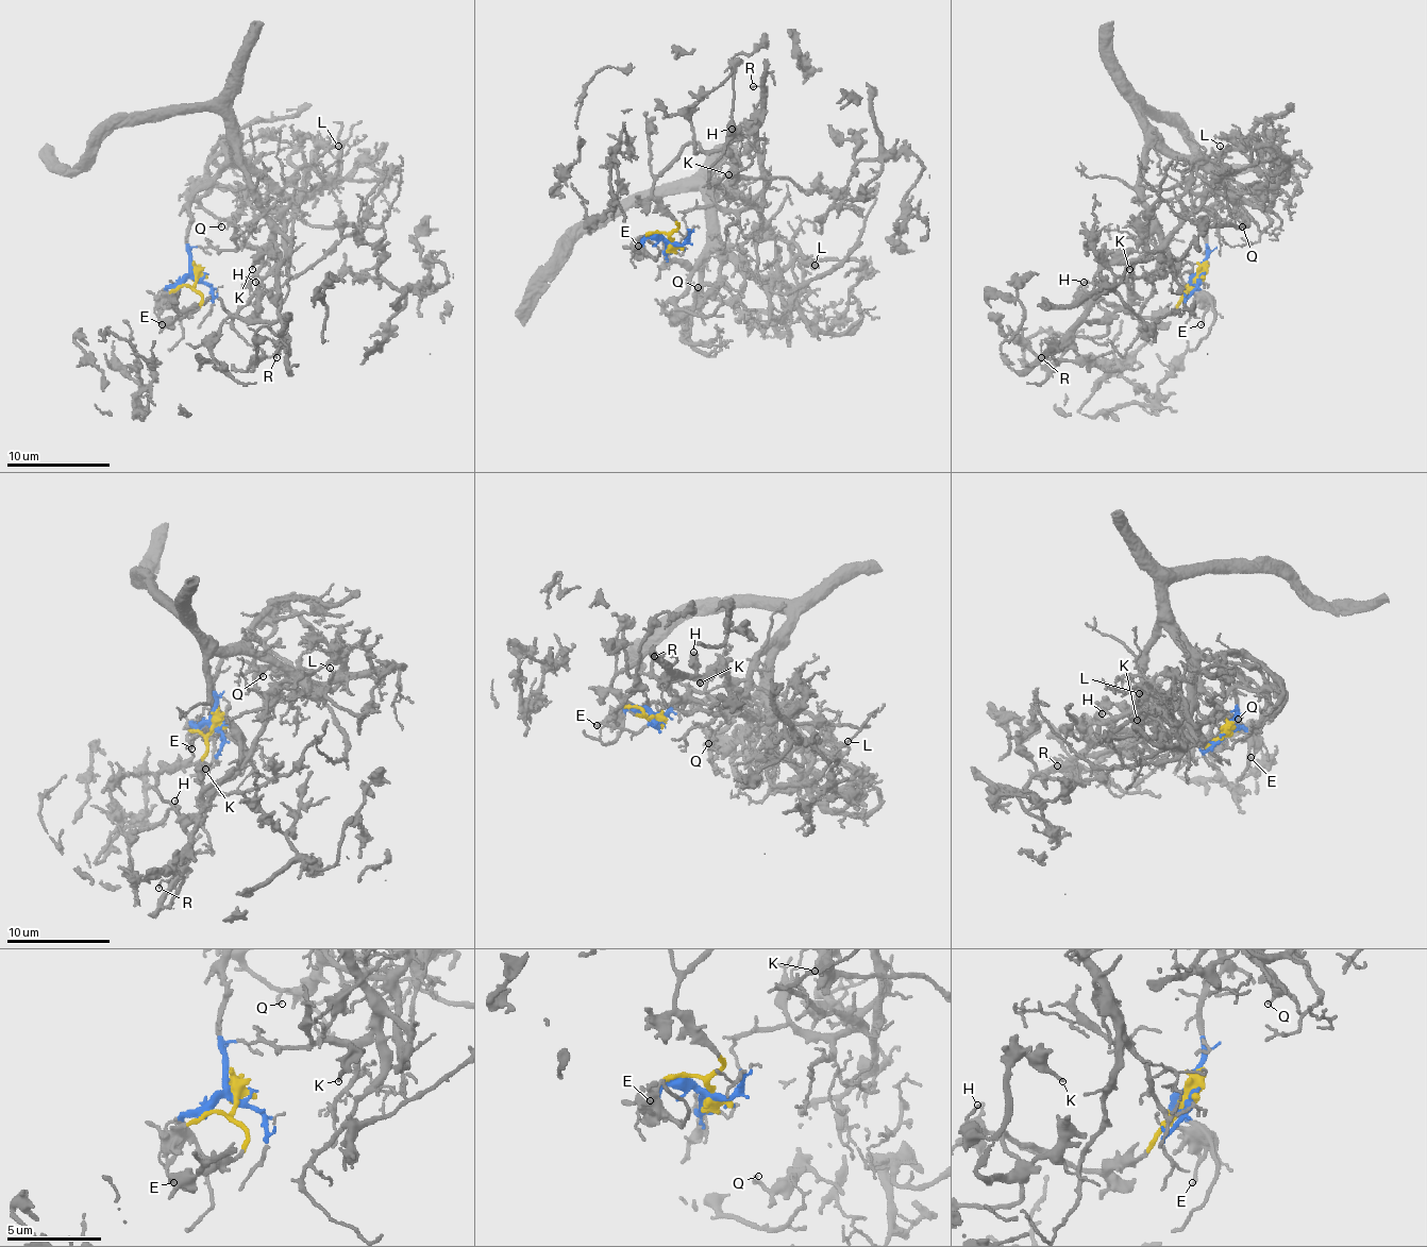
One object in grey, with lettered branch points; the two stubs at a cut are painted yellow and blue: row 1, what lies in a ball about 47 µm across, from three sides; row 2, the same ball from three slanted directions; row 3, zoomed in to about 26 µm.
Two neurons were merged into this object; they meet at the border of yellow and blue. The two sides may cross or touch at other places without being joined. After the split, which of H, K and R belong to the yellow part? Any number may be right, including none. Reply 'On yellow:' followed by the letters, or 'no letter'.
On yellow: H, K, R

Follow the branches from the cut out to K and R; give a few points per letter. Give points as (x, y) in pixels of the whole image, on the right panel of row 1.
K: (1199, 279), (1177, 304), (1148, 317), (1100, 297), (1105, 317), (1087, 319), (1100, 263), (1110, 252), (1130, 268)
R: (1199, 279), (1177, 304), (1148, 317), (1100, 297), (1105, 317), (1081, 322), (1053, 346), (1043, 346), (1040, 358)

